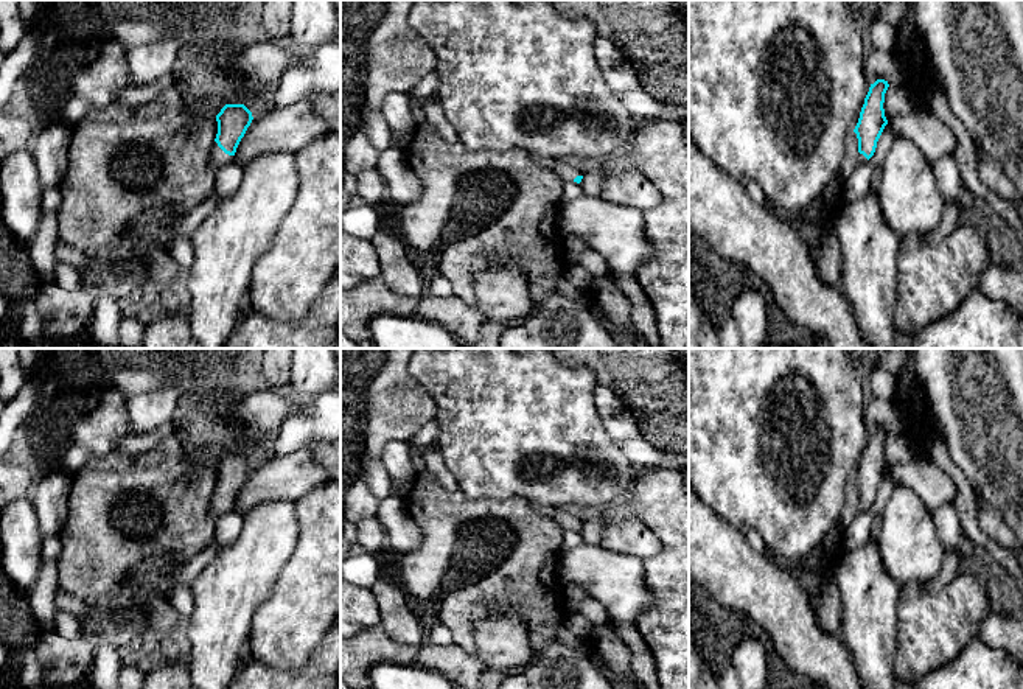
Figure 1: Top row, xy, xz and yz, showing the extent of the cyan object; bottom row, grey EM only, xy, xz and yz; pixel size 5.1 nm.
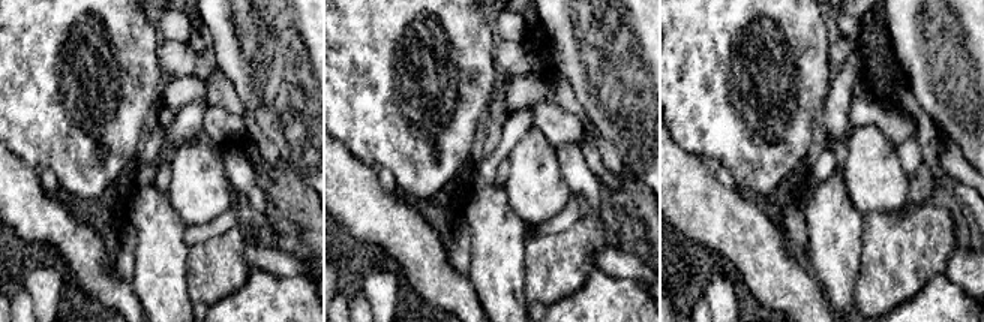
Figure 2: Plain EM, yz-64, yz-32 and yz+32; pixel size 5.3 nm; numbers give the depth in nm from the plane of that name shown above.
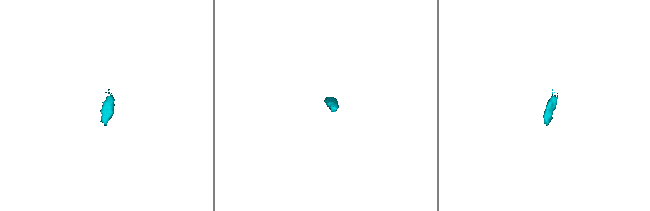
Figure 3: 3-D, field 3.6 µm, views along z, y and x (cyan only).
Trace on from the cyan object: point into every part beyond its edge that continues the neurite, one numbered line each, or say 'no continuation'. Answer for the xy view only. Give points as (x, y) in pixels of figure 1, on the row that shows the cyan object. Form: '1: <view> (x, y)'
1: xy (218, 157)

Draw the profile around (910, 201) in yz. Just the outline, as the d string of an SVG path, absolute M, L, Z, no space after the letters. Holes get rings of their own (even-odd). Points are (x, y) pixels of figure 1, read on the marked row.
M905 137L892 145L882 163L877 194L888 227L900 238L930 233L947 208L931 162Z

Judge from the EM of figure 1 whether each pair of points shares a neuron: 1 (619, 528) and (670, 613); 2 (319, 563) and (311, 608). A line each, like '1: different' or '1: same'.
1: different
2: same

